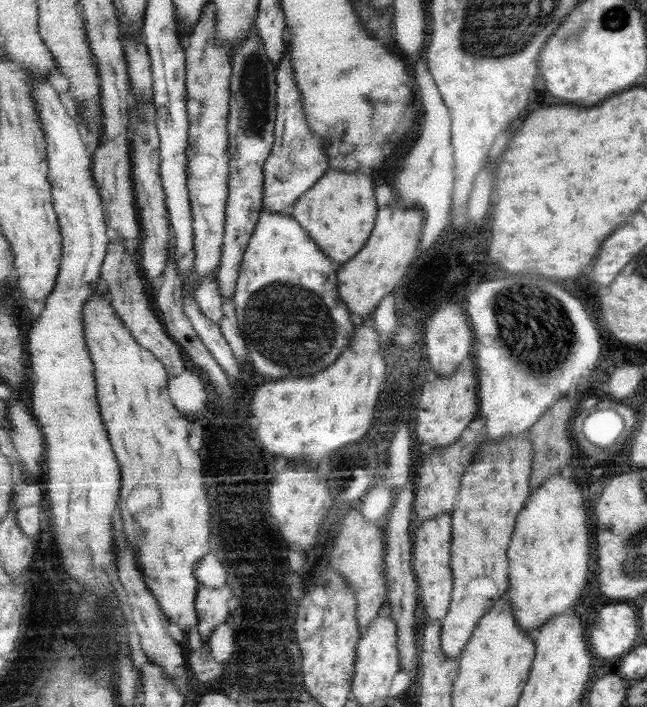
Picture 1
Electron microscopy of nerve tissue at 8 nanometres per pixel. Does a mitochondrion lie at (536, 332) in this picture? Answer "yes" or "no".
yes

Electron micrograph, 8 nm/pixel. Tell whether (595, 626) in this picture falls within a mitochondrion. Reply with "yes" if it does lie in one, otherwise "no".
no

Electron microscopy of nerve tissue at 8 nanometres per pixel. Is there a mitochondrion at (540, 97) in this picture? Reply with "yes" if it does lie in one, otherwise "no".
no

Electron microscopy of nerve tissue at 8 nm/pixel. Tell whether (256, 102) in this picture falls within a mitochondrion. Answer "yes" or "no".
yes

